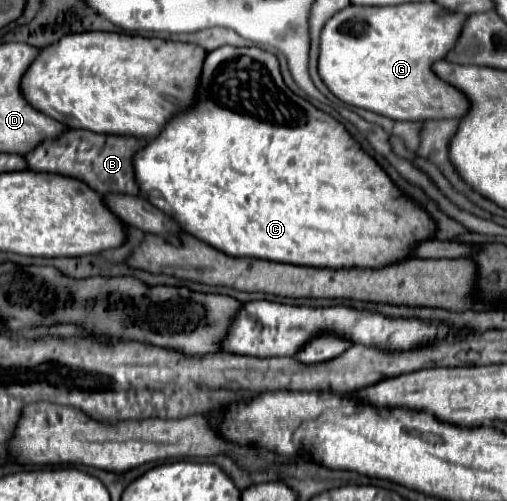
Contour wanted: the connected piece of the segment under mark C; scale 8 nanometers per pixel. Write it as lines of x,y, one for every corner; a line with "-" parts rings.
221,46
209,52
201,74
197,104
189,112
175,116
171,124
167,124
157,138
153,138
143,150
139,150
133,158
133,166
135,166
135,178
137,184
141,186
143,198
151,200
153,206
165,210
165,214
173,214
173,218
177,218
179,226
183,226
187,234
211,244
213,248
223,250
229,256
251,256
251,258
315,266
315,268
353,268
353,266
381,268
381,266
389,266
391,262
401,262
409,258
415,246
419,246
427,238
433,238
437,232
437,226
429,216
429,234
427,234
427,212
393,184
387,172
367,152
363,152
363,148
351,138
351,134
345,130
345,126
339,120
335,120
327,112
317,110
307,98
297,96
287,88
279,70
277,56
259,46
249,46
249,48

